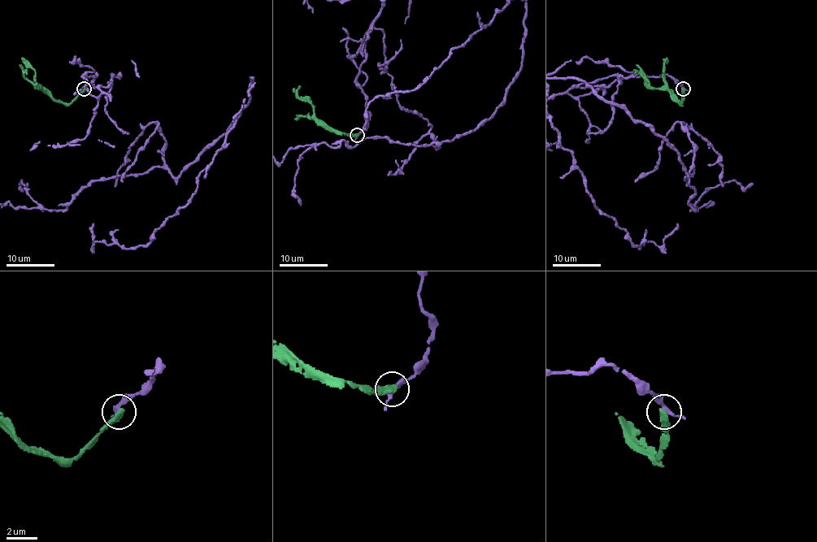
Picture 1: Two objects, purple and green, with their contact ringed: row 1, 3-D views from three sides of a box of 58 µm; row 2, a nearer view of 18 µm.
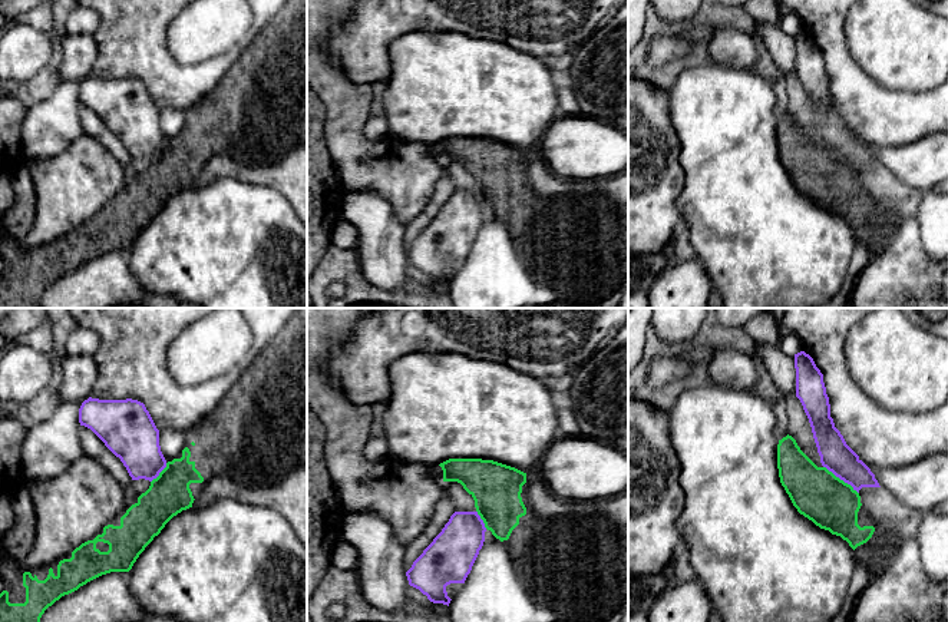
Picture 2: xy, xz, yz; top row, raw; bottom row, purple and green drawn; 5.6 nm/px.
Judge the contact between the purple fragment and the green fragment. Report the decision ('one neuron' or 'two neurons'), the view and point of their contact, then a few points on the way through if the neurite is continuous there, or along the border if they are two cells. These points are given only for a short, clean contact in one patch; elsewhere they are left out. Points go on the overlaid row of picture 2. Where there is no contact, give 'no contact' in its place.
two neurons | yz (841, 479) | along yz (823, 466), (858, 493)

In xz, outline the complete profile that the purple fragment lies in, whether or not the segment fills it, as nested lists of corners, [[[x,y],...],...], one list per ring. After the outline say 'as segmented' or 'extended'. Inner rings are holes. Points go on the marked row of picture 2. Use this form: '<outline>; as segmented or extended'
[[[455,512],[442,532],[406,572],[409,585],[433,603],[450,603],[446,586],[465,583],[485,542],[478,512]]]; as segmented

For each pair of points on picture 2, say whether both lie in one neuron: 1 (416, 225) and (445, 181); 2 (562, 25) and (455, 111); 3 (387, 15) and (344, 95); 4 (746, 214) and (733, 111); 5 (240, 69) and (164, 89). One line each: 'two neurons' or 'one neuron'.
1: one neuron
2: two neurons
3: two neurons
4: one neuron
5: two neurons

